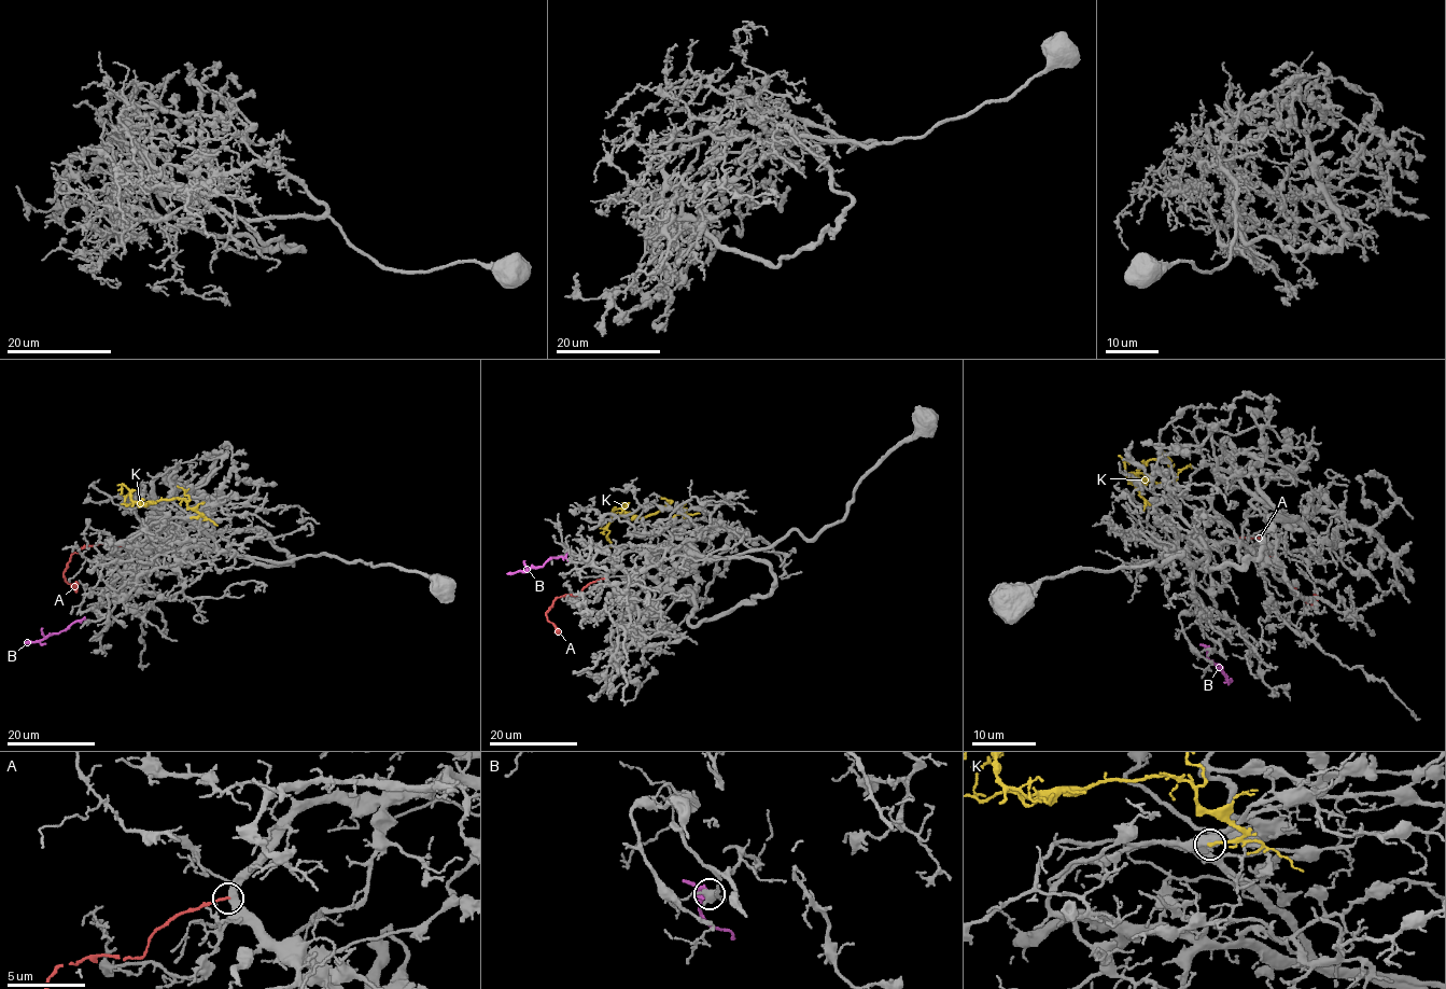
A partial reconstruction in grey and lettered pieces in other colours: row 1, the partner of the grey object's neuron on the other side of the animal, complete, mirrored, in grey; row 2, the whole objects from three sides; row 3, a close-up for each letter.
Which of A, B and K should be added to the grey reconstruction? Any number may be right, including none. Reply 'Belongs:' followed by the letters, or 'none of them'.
Belongs: K

